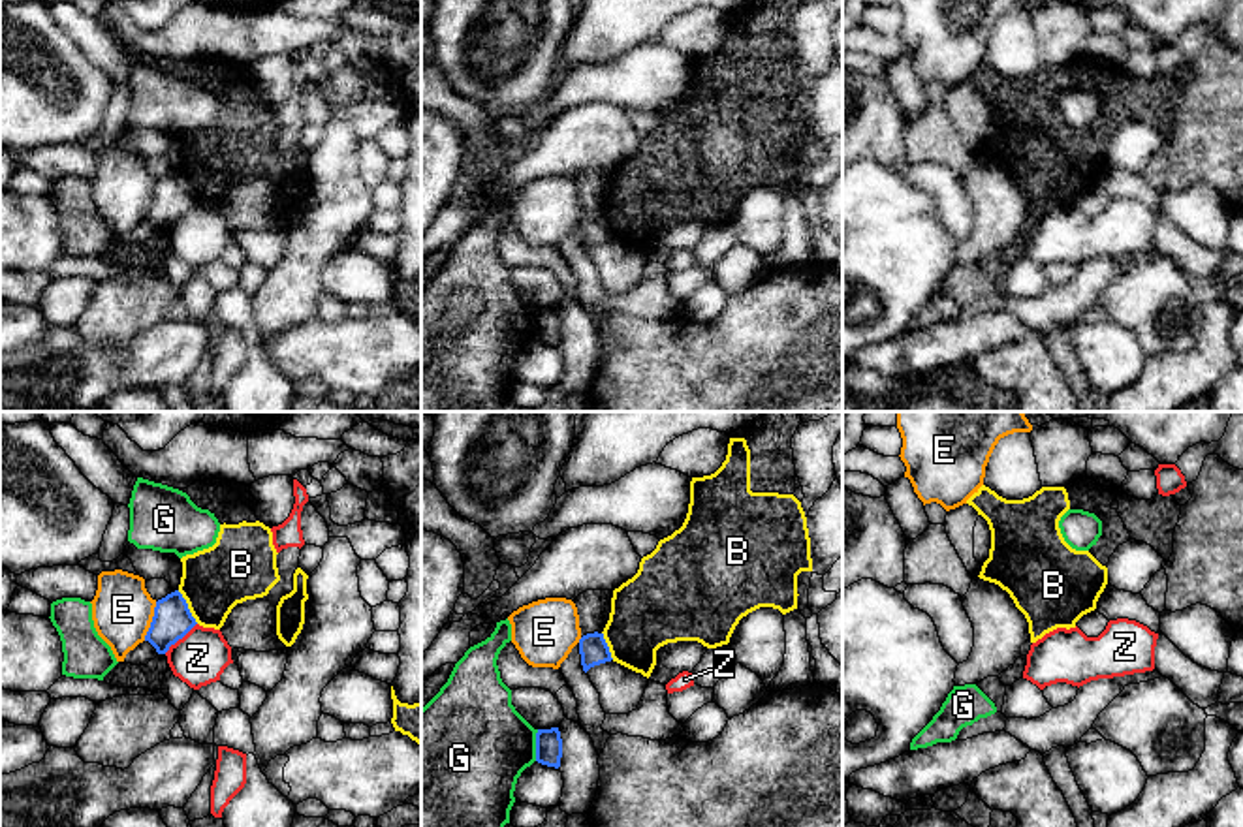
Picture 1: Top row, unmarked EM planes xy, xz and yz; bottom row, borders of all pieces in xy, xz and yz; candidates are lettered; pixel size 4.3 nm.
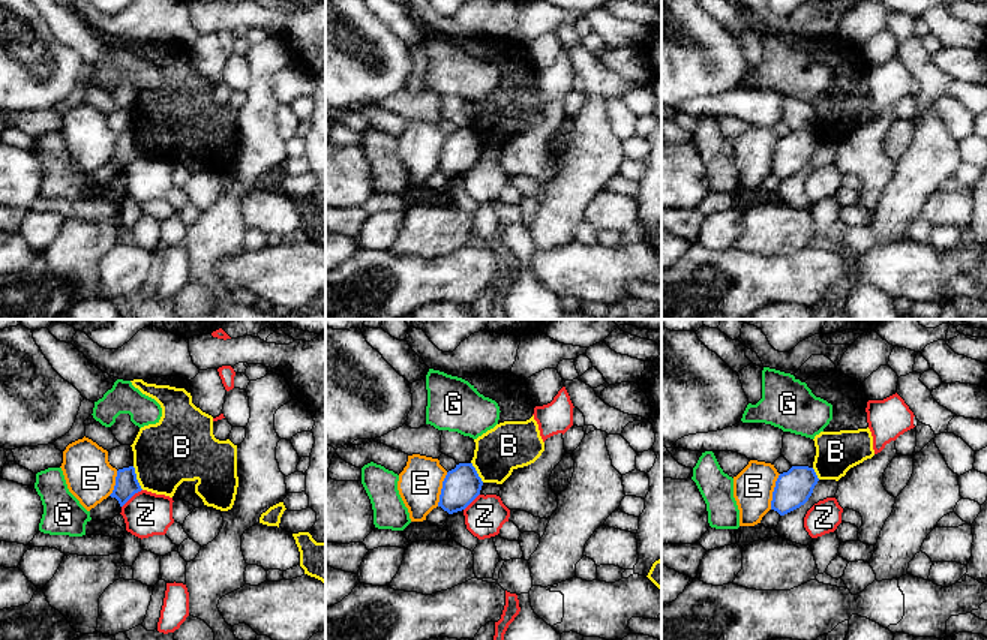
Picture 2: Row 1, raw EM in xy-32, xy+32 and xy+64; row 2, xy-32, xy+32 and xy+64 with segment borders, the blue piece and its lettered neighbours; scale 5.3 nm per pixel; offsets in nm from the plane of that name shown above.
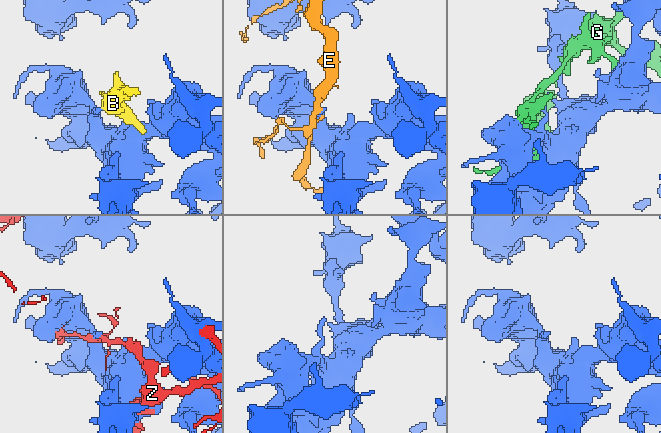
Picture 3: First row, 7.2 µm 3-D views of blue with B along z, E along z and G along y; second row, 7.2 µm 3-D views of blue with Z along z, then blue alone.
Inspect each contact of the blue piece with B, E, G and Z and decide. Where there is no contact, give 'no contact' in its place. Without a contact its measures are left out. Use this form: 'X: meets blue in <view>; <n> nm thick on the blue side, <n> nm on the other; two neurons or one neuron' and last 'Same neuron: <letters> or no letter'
B: meets blue in xy; 170 nm thick on the blue side, 280 nm on the other; two neurons
E: meets blue in xy; 170 nm thick on the blue side, 260 nm on the other; two neurons
G: meets blue in xz; 110 nm thick on the blue side, 440 nm on the other; two neurons
Z: meets blue in xy; 170 nm thick on the blue side, 220 nm on the other; two neurons
Same neuron: no letter

